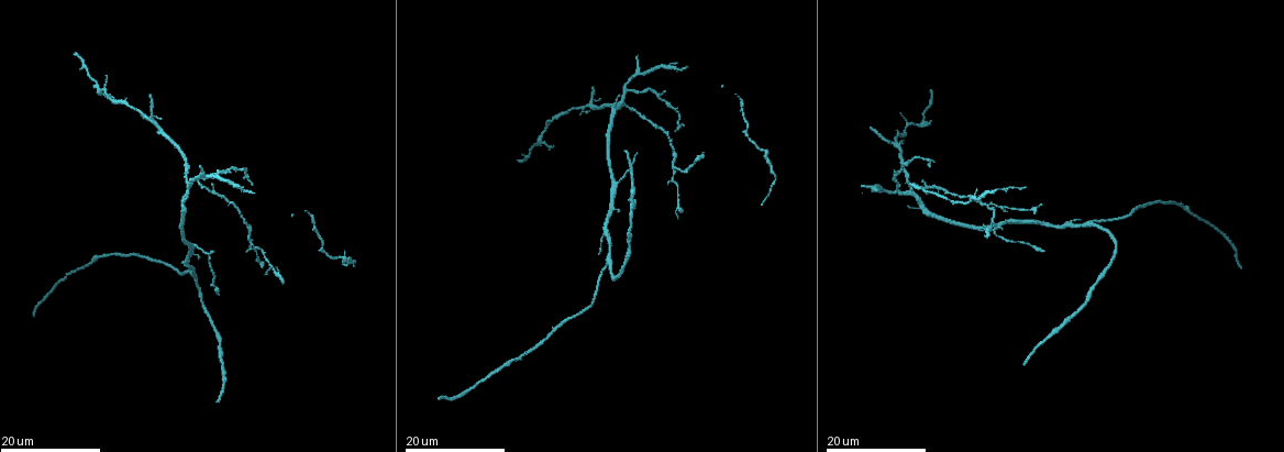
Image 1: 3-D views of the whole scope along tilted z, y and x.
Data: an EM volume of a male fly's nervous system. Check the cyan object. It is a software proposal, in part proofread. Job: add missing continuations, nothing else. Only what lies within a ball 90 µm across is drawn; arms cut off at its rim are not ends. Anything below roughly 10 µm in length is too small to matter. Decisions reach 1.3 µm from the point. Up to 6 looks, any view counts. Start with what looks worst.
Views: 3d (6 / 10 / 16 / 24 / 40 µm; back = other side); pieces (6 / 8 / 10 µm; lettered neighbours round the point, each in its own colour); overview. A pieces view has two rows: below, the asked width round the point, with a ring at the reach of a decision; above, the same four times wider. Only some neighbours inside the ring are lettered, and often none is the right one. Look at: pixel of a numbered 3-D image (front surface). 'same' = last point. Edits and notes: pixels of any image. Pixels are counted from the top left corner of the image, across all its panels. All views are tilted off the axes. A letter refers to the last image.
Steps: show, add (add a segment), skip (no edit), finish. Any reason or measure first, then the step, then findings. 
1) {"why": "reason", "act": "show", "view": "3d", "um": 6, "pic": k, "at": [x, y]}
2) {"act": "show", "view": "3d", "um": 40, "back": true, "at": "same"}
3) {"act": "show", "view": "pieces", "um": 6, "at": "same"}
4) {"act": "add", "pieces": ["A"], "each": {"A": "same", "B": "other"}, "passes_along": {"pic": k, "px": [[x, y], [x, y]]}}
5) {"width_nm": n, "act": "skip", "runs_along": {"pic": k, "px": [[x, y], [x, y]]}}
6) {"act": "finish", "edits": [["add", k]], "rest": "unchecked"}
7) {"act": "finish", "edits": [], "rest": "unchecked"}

{"act": "show", "view": "3d", "um": 16, "pic": 1, "at": [763, 204]}

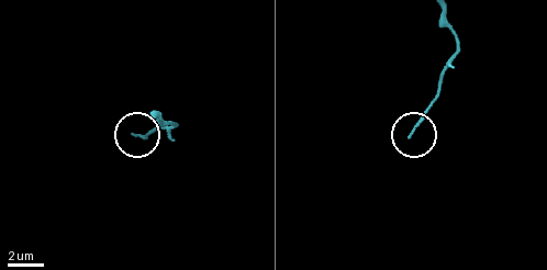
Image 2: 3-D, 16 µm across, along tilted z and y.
{"why": "see the neighbours", "act": "show", "view": "pieces", "um": 6, "pic": 2, "at": [411, 137]}

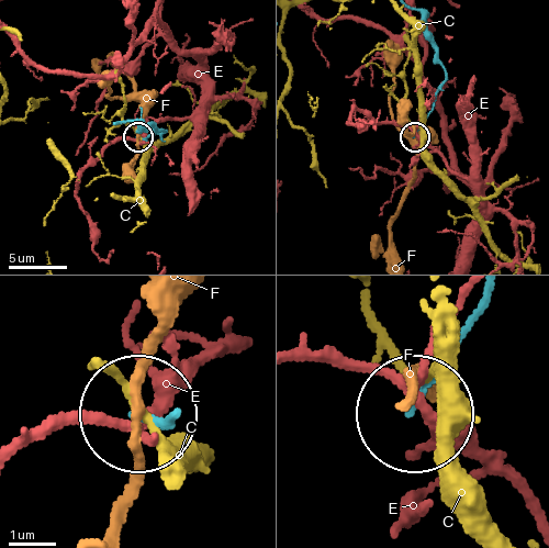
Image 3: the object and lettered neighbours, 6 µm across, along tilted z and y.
{"act": "skip", "each": {"C": "other", "E": "other", "F": "other"}, "runs_along": {"pic": 3, "px": [[484, 298], [415, 416]]}, "found": "no lettered segment goes on from it"}

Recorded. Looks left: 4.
{"why": "free end", "act": "show", "view": "3d", "um": 24, "pic": 1, "at": [1081, 221]}

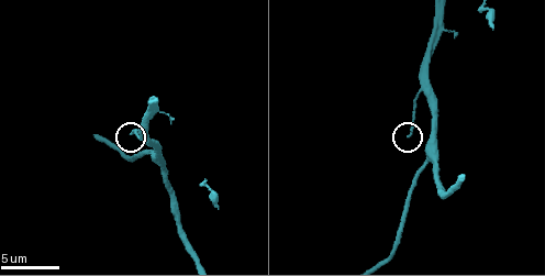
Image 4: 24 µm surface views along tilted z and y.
{"act": "show", "view": "pieces", "um": 8, "pic": 4, "at": [408, 137]}

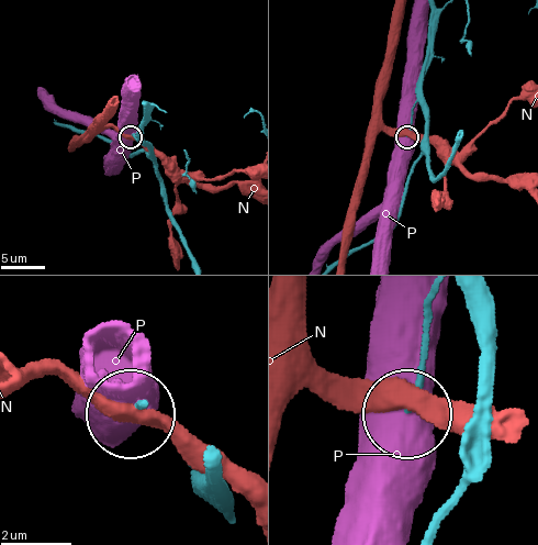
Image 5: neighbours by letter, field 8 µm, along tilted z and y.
{"act": "skip", "each": {"N": "other", "P": "other"}, "found": "no lettered segment goes on from it"}

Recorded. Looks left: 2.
{"why": "an open end", "act": "show", "view": "3d", "um": 24, "pic": 1, "at": [551, 147]}

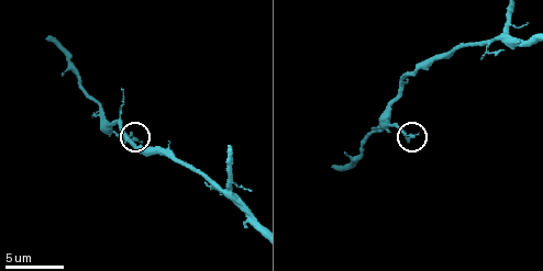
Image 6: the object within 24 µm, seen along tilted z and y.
{"act": "show", "view": "pieces", "um": 6, "pic": 6, "at": [417, 135]}

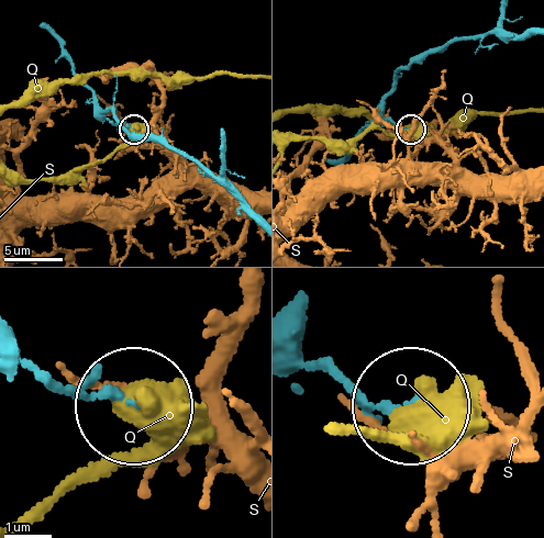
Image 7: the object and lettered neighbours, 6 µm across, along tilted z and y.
{"width_nm": 160, "act": "skip", "each": {"Q": "other", "S": "other"}, "runs_along": {"pic": 7, "px": [[13, 356], [133, 401]]}, "found": "no lettered segment goes on from it"}

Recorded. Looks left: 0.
{"act": "finish", "edits": [], "rest": "unchecked"}

